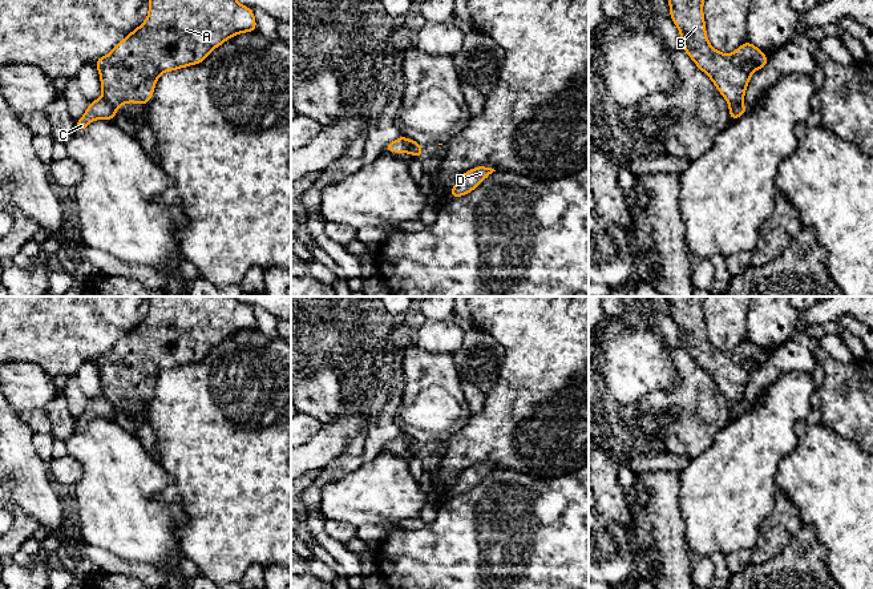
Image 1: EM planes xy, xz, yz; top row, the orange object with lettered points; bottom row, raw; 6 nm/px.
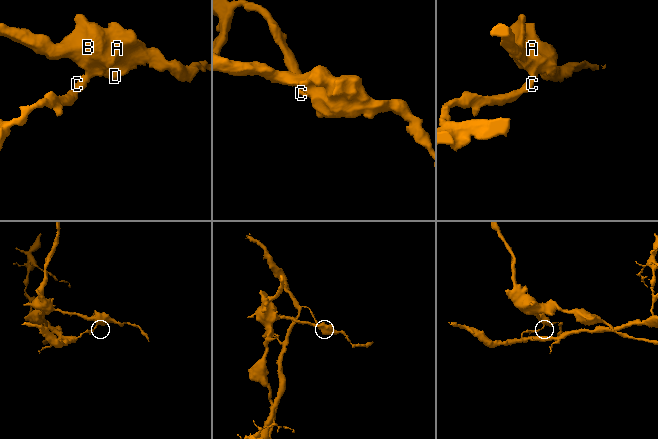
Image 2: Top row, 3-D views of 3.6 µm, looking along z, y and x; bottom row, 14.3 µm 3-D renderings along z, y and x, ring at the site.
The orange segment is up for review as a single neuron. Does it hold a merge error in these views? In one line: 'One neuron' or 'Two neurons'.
Two neurons

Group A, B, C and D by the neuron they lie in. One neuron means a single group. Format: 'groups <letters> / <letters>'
groups A B D / C

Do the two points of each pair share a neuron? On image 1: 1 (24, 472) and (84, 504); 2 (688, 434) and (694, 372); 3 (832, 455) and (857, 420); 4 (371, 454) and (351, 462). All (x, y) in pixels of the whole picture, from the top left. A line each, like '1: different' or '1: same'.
1: different
2: same
3: different
4: different

